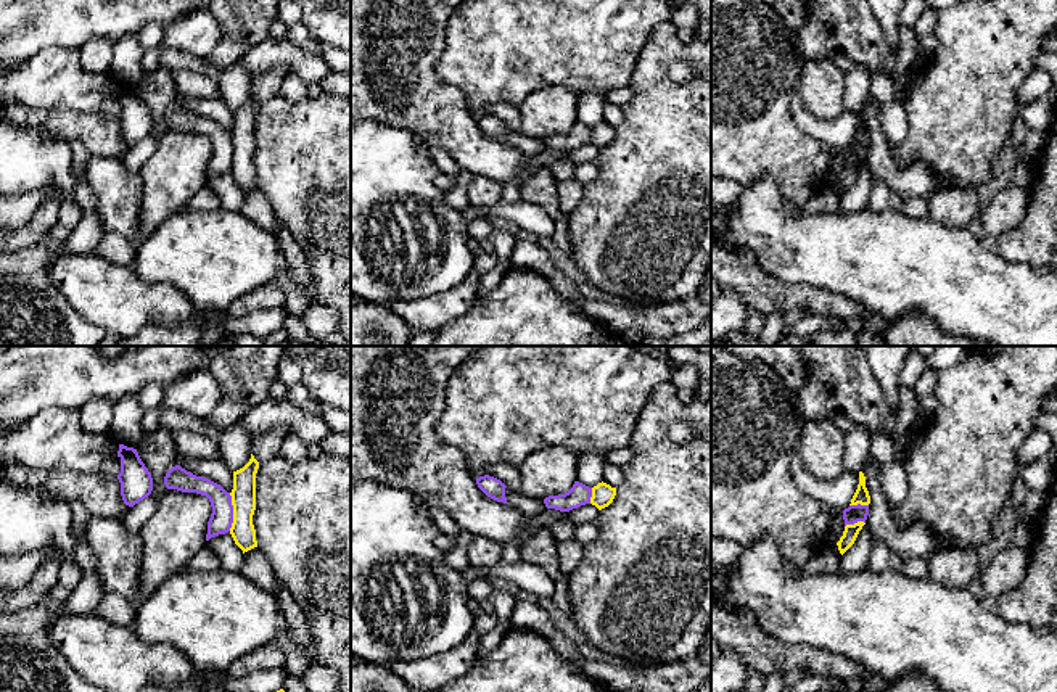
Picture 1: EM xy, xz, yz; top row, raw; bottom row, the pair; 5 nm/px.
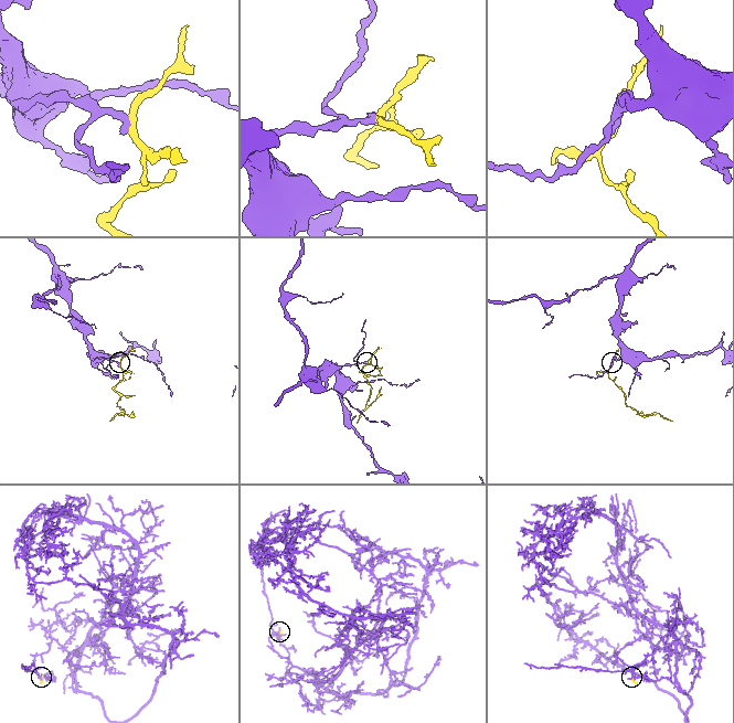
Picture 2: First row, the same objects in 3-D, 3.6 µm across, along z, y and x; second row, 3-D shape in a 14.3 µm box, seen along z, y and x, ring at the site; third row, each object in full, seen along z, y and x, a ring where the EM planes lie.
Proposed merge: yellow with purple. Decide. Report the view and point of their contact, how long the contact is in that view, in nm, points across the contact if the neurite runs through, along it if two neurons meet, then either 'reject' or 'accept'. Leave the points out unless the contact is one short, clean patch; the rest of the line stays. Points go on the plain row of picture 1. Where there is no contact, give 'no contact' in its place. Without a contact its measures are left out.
meets yellow in xy at (234, 152); contact 190 nm long; border along xy (229, 132), (232, 145), (230, 169); reject

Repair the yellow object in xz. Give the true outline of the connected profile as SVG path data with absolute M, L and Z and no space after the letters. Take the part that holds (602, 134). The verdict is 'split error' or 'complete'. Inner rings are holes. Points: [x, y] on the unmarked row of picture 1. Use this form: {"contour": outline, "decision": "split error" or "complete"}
{"contour": "M602 121L592 127L590 143L602 150L613 142L615 135L616 127L611 127L610 124Z", "decision": "complete"}

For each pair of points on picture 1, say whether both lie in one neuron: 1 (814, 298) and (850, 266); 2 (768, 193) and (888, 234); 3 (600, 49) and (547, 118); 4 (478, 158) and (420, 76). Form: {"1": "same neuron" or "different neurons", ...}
{"1": "different neurons", "2": "same neuron", "3": "different neurons", "4": "same neuron"}

